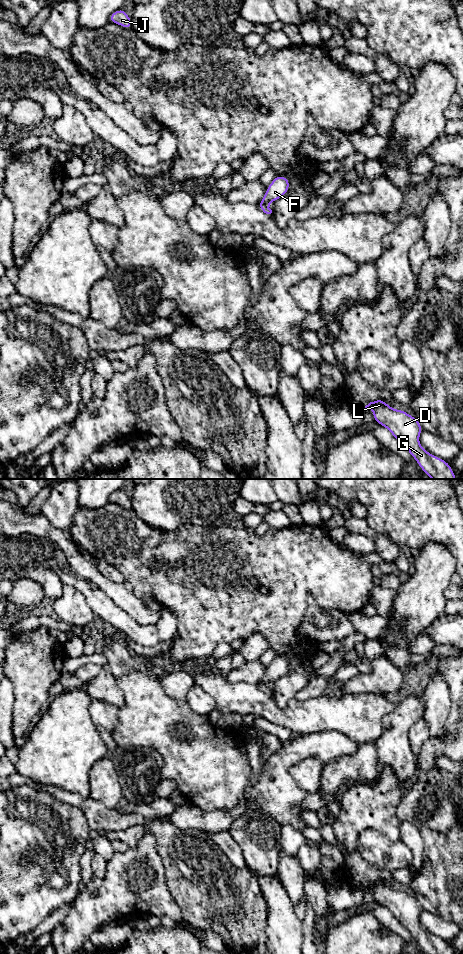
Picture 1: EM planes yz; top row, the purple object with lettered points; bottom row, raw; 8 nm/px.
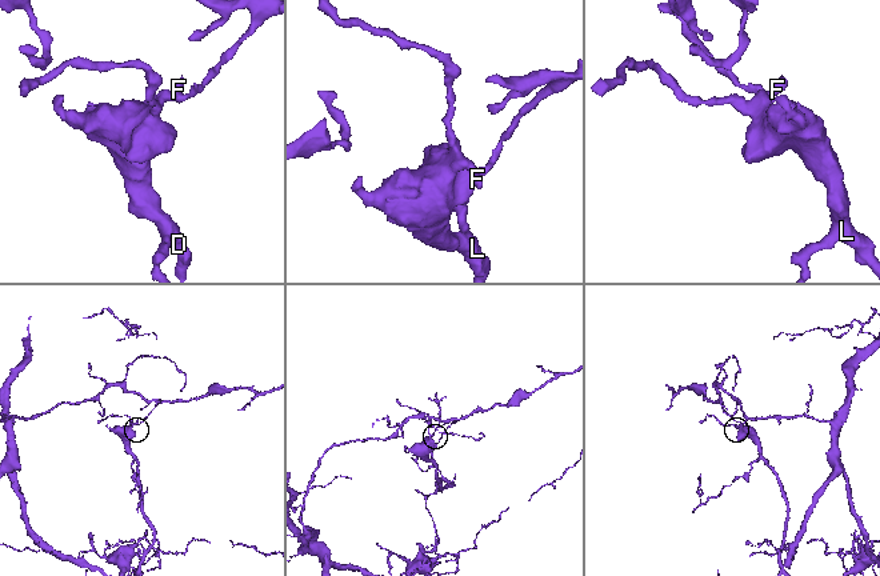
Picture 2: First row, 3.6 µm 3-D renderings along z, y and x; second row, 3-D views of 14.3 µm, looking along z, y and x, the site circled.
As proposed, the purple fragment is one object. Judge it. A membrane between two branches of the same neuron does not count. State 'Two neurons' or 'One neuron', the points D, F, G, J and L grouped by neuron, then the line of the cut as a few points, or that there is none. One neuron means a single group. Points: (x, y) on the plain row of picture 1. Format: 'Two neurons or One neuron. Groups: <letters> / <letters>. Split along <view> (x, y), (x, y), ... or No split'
Two neurons. Groups: D F G L / J. Split along yz (261, 681), (268, 682)

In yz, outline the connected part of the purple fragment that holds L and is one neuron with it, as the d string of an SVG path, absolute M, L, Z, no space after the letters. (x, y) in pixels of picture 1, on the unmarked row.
M381 879L370 882L365 888L373 890L375 902L392 913L426 954L454 954L447 941L428 933L420 925L419 915L423 908L414 896L390 887Z

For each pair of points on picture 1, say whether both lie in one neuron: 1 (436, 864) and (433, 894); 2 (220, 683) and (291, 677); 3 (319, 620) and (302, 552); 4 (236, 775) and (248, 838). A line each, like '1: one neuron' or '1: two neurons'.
1: one neuron
2: two neurons
3: two neurons
4: two neurons

